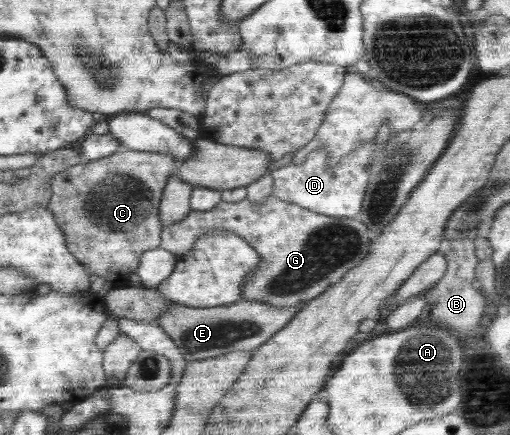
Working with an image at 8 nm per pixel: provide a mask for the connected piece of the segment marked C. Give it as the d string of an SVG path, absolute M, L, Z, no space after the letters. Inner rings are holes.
M122 149L116 154L77 164L53 177L53 196L49 208L53 209L57 222L67 236L68 249L76 255L81 265L89 269L91 275L103 276L112 282L113 288L129 286L131 273L140 268L144 253L162 244L164 225L160 219L160 201L176 161L169 155Z

